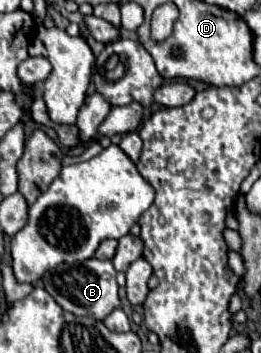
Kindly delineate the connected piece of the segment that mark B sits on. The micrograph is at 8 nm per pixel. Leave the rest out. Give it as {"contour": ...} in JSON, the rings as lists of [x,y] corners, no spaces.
{"contour":[[[87,259],[81,263],[61,263],[55,269],[47,271],[43,275],[45,291],[69,313],[73,315],[89,315],[95,319],[105,319],[113,309],[119,307],[119,295],[117,295],[117,281],[115,281],[115,267],[111,261],[101,259]]]}

